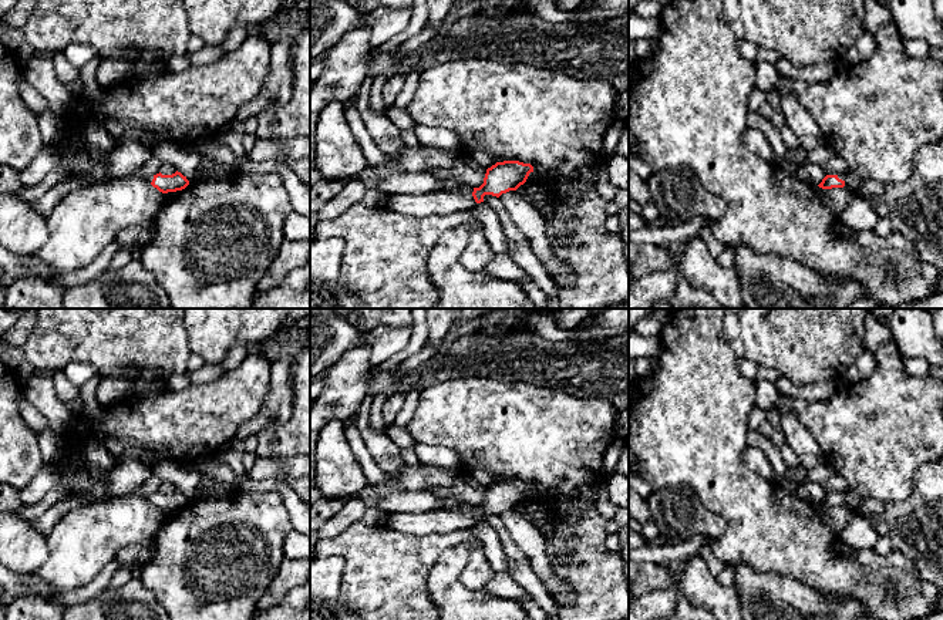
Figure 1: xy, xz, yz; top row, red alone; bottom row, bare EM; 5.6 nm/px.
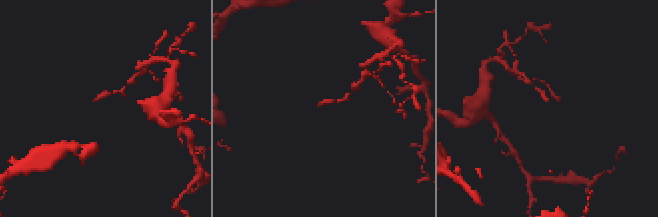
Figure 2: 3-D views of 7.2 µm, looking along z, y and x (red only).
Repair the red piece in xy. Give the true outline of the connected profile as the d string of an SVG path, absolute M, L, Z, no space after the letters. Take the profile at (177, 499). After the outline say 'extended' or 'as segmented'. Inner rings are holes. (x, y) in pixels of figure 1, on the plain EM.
M178 489L172 493L162 493L159 491L154 493L151 503L159 511L168 512L185 508L189 503L189 499Z; as segmented

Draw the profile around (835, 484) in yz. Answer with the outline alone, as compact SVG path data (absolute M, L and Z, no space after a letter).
M835 474L829 479L822 482L822 486L826 493L838 493L838 492L846 492L848 491L848 483L843 476L839 474Z

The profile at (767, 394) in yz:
M755 381L755 405L765 414L777 408L779 392L771 381Z

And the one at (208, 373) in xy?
M206 364L195 371L186 371L193 384L212 383L220 378L226 370L222 365Z

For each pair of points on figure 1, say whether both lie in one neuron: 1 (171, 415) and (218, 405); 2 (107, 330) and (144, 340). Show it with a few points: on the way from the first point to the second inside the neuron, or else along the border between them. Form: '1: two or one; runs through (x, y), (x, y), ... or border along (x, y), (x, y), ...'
1: one; runs through (182, 415), (206, 415)
2: one; runs through (115, 330), (135, 332)

